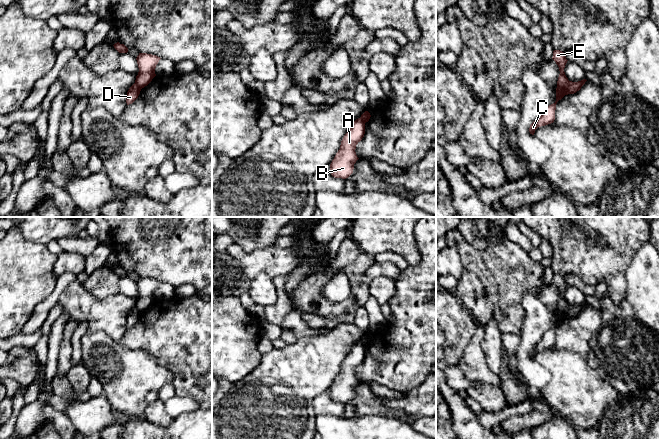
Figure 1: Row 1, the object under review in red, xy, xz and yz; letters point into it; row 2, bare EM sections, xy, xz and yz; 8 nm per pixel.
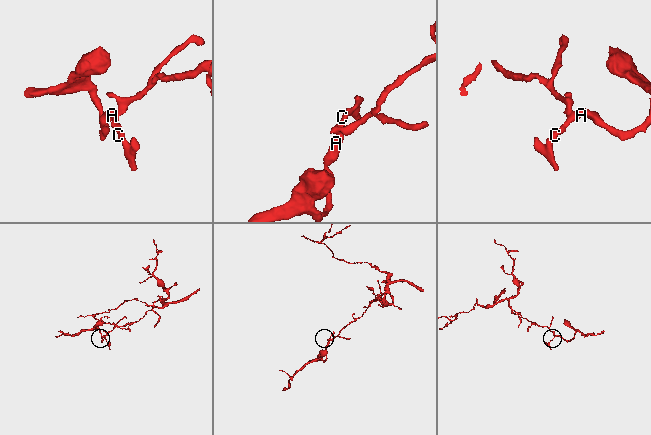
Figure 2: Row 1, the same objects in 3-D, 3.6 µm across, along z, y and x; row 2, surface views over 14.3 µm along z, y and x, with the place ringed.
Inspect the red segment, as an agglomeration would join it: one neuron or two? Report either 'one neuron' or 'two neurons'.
two neurons

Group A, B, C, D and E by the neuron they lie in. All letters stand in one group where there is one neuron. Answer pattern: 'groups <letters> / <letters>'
groups A B C D / E

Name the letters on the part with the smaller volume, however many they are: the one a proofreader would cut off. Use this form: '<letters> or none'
A, B, C, D

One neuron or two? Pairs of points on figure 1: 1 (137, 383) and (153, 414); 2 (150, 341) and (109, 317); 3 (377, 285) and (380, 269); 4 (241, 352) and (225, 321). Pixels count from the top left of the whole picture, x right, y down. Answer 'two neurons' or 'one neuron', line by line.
1: two neurons
2: two neurons
3: two neurons
4: one neuron

